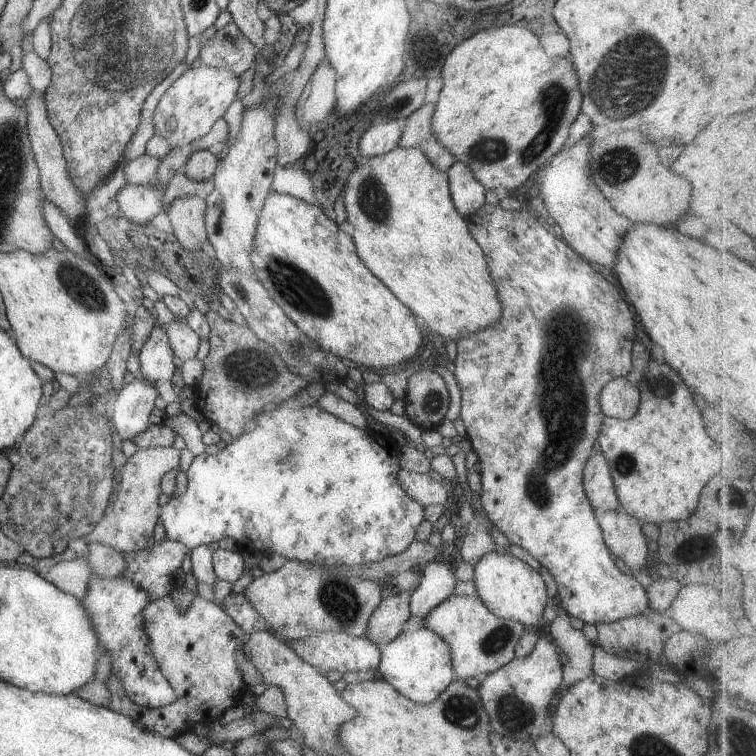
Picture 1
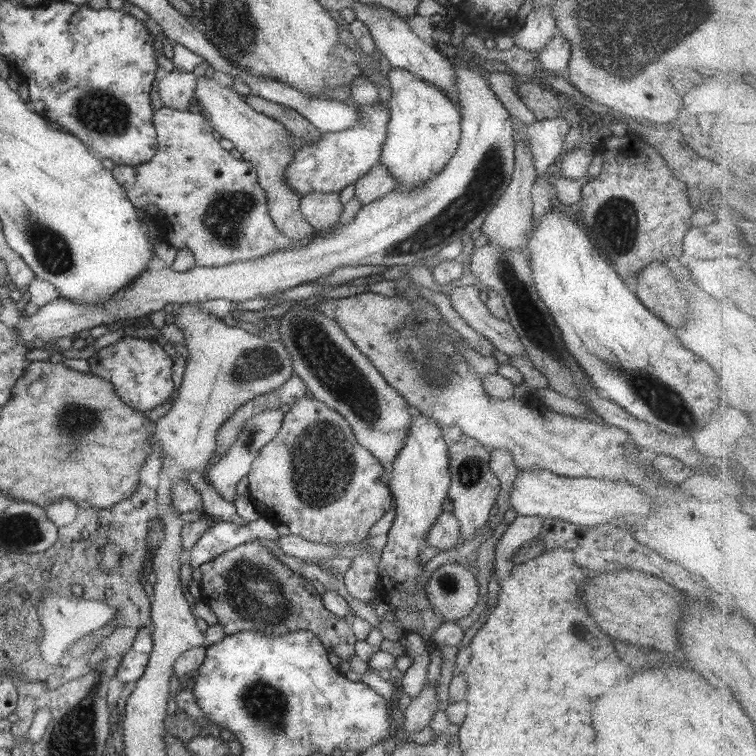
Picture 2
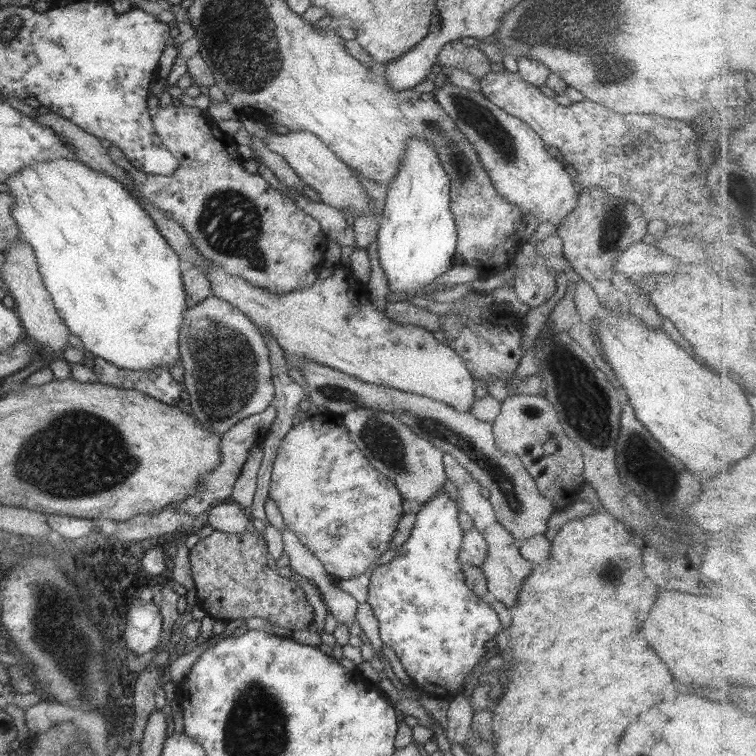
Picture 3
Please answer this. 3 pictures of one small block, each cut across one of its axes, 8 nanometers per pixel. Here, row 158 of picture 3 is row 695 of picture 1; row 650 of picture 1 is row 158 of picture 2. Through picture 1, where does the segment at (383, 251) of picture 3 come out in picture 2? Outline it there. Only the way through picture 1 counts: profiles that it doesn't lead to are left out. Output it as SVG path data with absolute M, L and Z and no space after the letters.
M390 67L389 122L380 162L405 190L415 190L436 178L454 157L461 135L461 111L440 89L408 73Z

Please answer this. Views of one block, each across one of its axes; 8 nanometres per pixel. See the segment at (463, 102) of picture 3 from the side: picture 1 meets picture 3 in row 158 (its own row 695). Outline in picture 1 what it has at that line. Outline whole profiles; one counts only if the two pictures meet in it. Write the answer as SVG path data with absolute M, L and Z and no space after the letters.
M545 634L540 635L531 654L525 658L515 657L495 672L481 677L478 694L494 731L513 740L532 742L542 734L553 732L550 703L563 678L560 649Z

